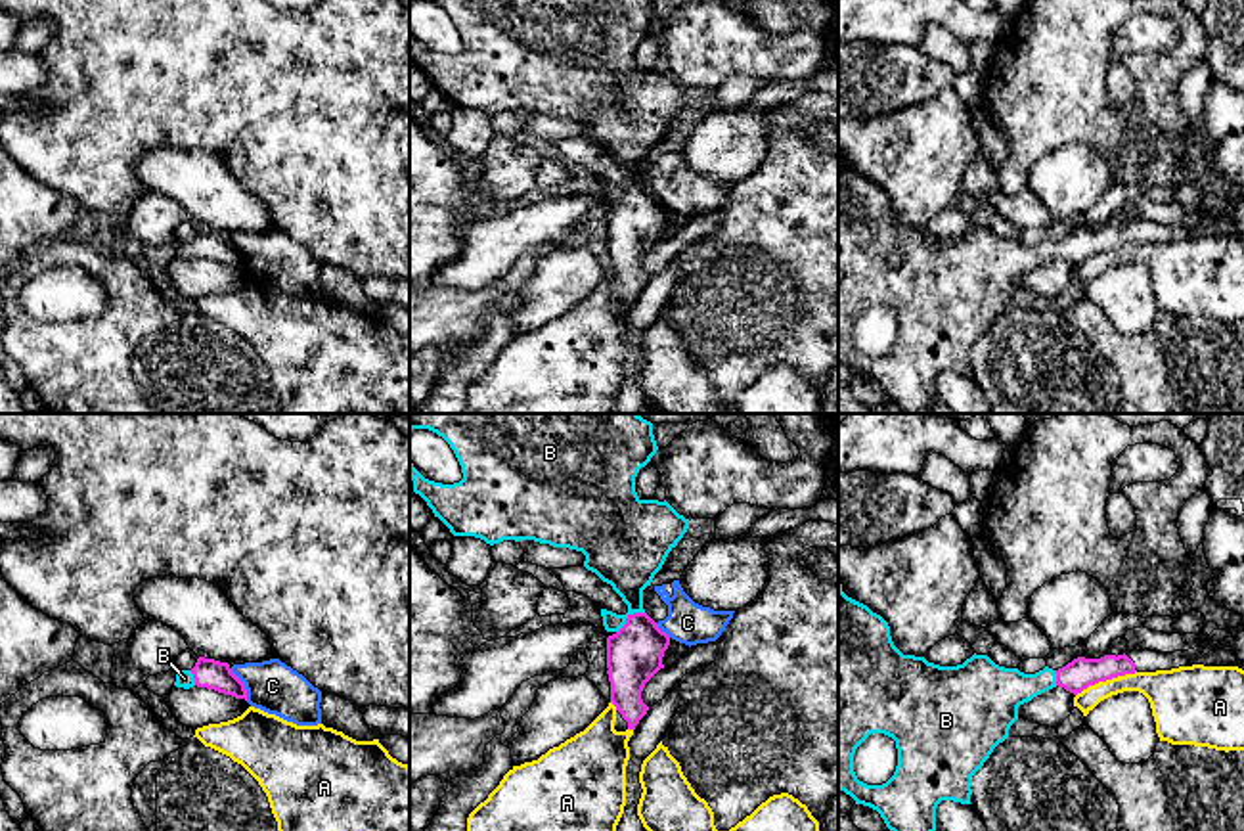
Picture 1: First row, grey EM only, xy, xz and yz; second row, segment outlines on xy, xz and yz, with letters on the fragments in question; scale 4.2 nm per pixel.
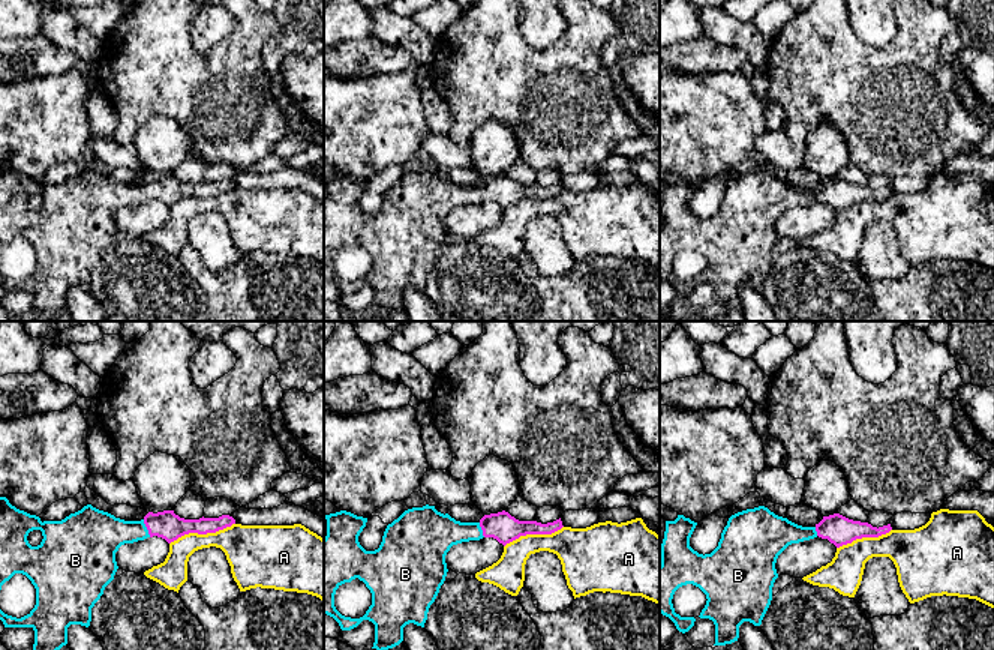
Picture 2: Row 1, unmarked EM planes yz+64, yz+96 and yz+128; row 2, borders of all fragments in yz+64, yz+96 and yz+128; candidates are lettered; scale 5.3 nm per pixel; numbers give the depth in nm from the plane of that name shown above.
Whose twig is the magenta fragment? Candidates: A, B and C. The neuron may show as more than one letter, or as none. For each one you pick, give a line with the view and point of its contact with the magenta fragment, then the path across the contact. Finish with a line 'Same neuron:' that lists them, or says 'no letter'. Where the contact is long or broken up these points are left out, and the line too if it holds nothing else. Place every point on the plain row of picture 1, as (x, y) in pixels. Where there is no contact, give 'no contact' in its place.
B: meets magenta in xz at (628, 188); runs through xz (634, 224), (628, 188), (632, 163), (626, 129)
Same neuron: B

